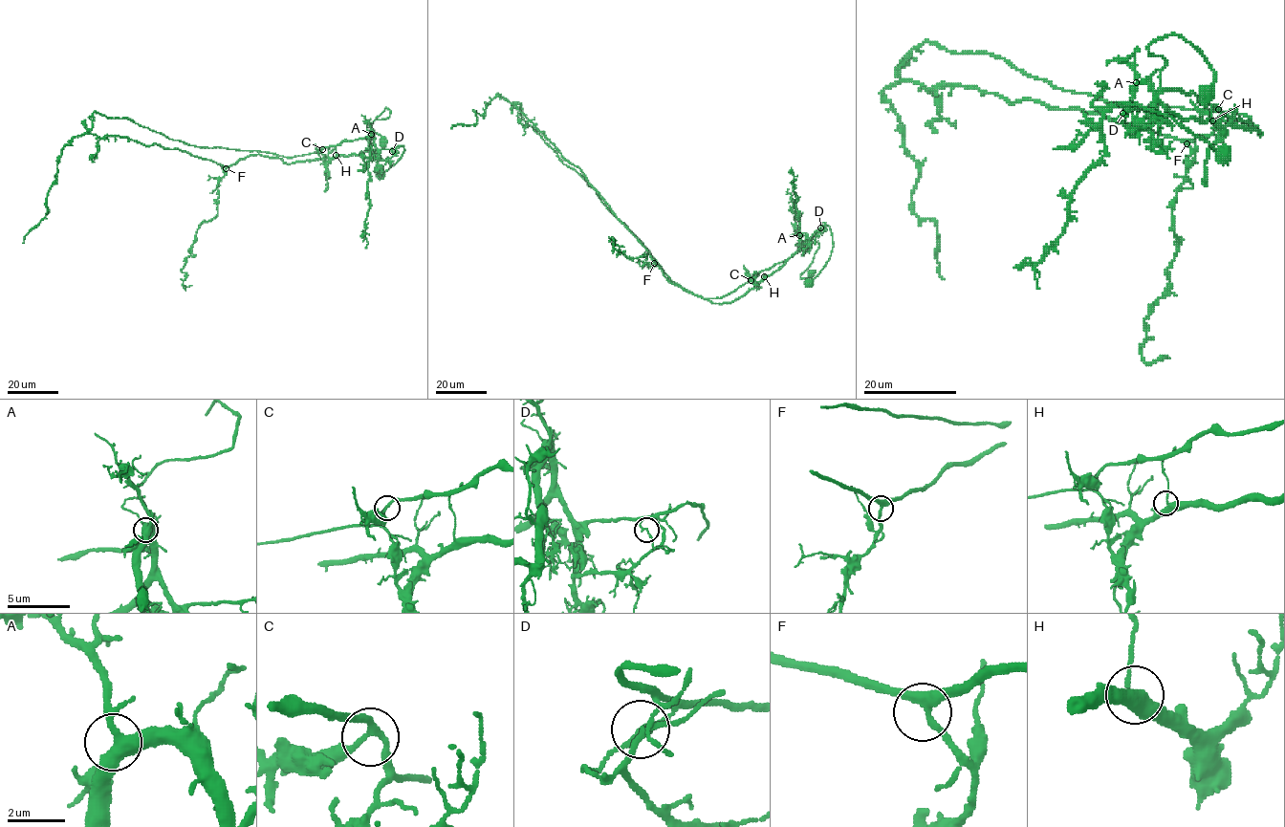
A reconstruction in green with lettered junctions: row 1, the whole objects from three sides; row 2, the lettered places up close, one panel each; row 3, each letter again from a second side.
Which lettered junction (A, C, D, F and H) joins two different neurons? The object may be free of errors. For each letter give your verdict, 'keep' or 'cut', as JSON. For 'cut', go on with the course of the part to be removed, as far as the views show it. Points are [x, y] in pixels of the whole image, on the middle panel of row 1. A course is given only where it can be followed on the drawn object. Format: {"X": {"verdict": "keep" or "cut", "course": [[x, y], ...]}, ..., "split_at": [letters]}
{"A": {"verdict": "keep"}, "C": {"verdict": "keep"}, "D": {"verdict": "cut", "course": [[820, 228], [731, 292], [699, 297], [674, 283], [522, 119], [521, 104], [511, 113]]}, "F": {"verdict": "keep"}, "H": {"verdict": "keep"}, "split_at": ["D"]}

